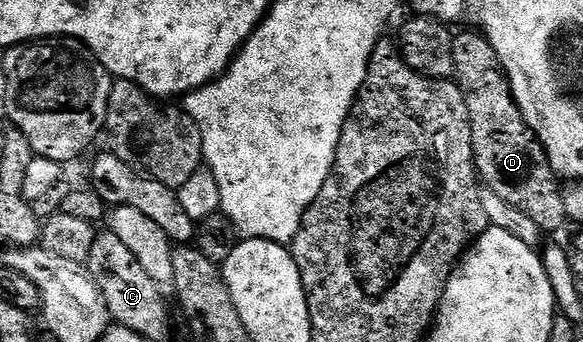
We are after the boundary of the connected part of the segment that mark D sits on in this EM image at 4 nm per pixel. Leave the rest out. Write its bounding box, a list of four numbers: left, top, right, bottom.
[452,31,567,234]

